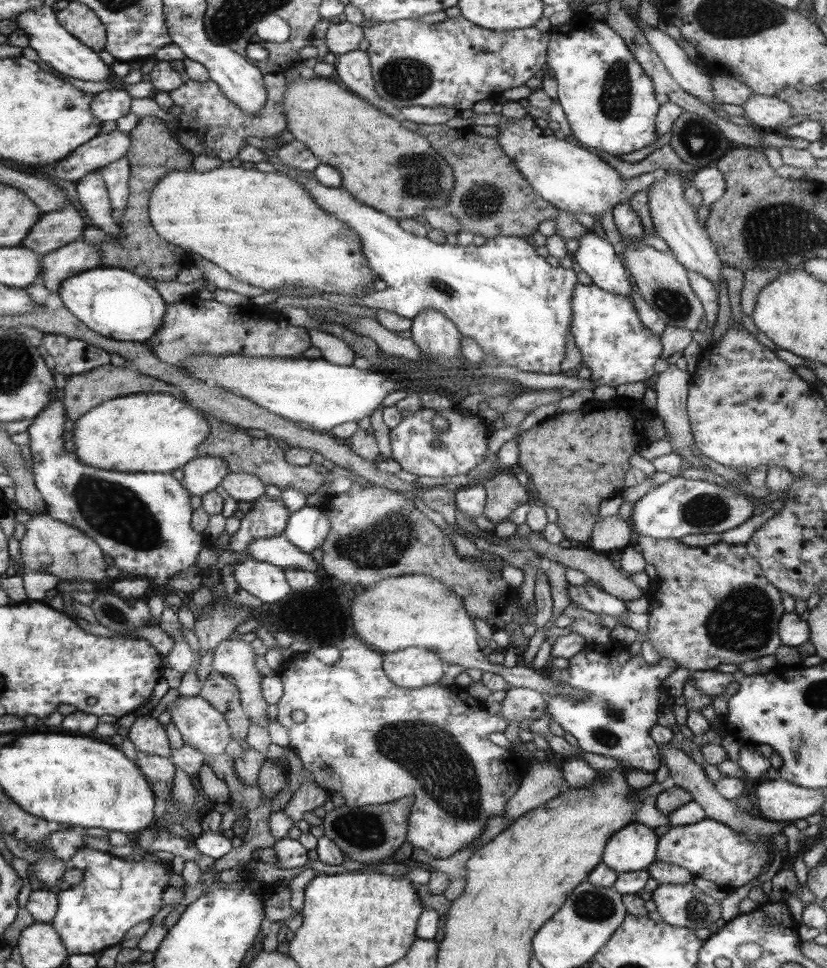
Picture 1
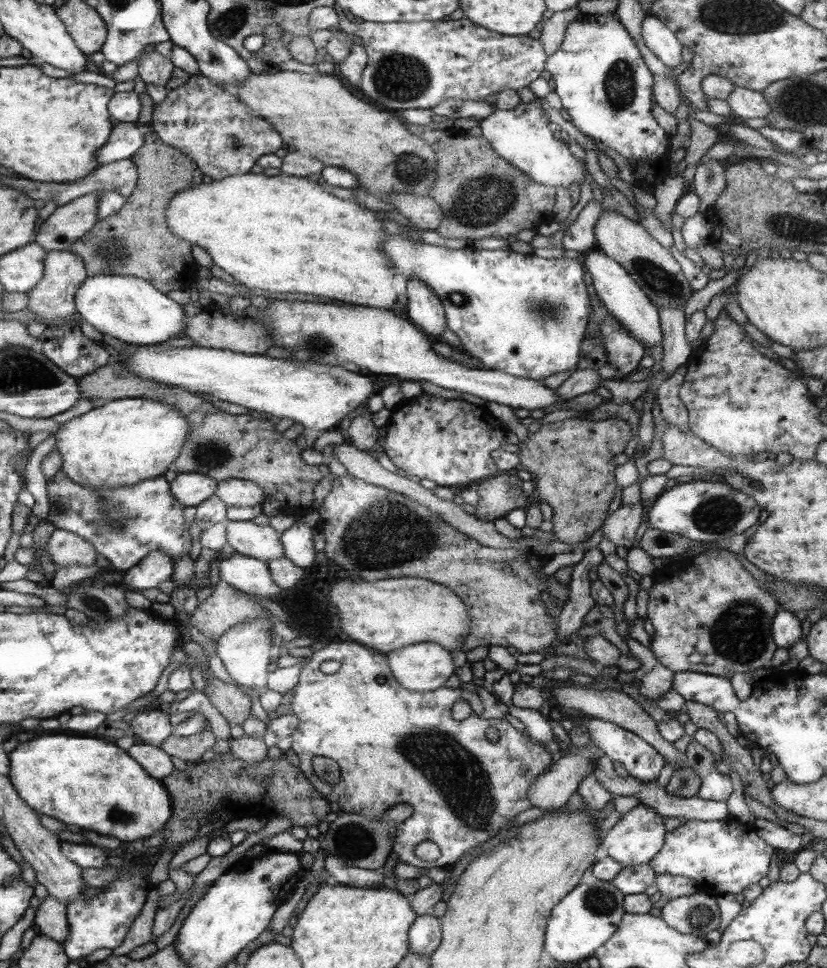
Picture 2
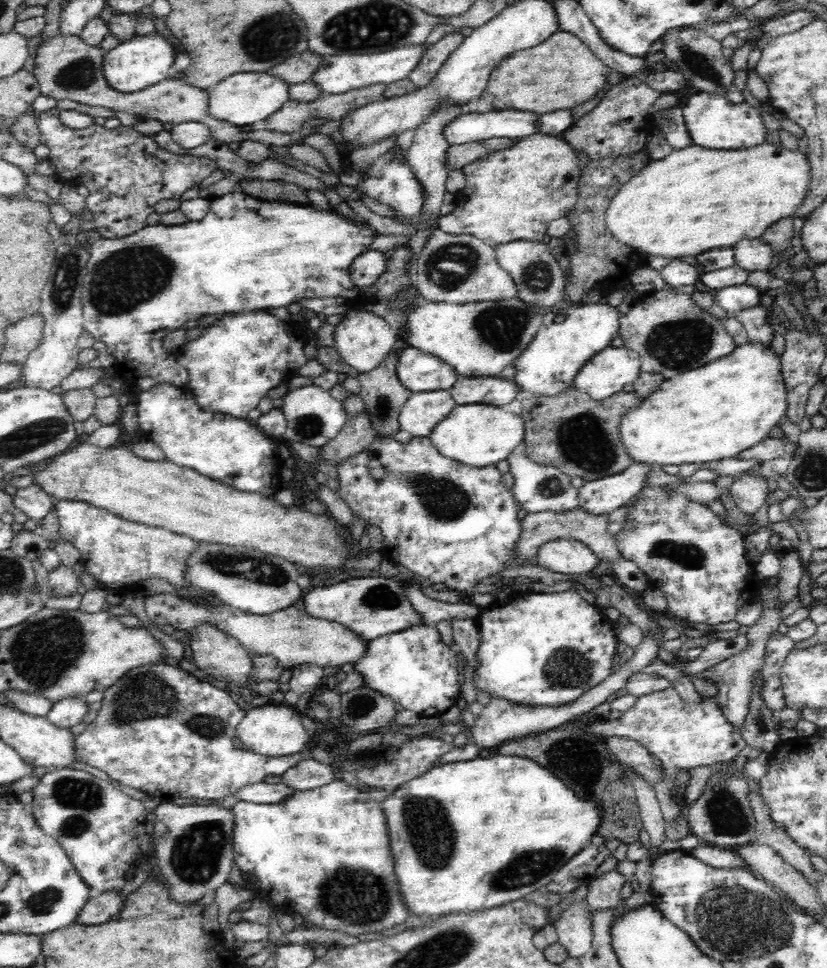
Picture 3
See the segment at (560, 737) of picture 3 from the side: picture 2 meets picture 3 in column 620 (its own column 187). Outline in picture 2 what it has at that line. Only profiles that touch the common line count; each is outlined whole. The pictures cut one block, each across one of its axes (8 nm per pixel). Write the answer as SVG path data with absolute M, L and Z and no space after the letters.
M231 752L216 755L210 762L188 763L186 770L174 769L161 779L173 800L173 812L162 831L166 849L159 852L160 860L168 864L175 853L170 849L192 841L199 828L219 818L240 820L244 816L288 817L293 826L311 826L326 820L330 802L319 793L298 766L290 764L285 756L278 760L264 759L248 764Z

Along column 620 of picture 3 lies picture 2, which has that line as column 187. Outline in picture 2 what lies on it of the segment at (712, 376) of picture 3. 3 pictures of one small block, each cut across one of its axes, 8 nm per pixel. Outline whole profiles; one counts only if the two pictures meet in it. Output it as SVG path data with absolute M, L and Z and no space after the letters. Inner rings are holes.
M123 398L115 401L108 401L104 406L100 408L93 408L89 412L82 414L78 417L73 417L70 421L65 423L59 423L60 429L56 432L56 447L60 454L62 455L63 465L61 466L62 471L64 471L74 482L80 483L81 485L88 485L89 487L119 487L131 484L136 484L141 480L148 480L149 478L156 478L158 476L163 476L172 470L172 466L175 466L175 461L181 450L187 444L187 438L189 438L189 432L191 429L191 424L189 420L179 411L175 406L170 403L163 403L160 401L155 401L154 399L145 398ZM177 472L176 478L171 482L171 491L179 503L187 507L196 506L214 494L216 482L216 479L205 474Z

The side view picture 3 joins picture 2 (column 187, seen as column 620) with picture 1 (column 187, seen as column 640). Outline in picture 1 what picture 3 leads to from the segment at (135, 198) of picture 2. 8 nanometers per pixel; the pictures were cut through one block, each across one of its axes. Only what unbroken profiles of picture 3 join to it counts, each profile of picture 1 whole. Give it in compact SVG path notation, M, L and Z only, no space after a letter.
M144 116L140 122L128 133L130 146L127 155L130 167L129 197L127 207L118 226L122 228L120 235L109 234L116 242L103 241L96 243L101 250L103 262L100 267L124 267L134 271L152 283L154 280L176 280L179 272L194 267L191 254L179 246L166 242L153 227L149 218L149 198L154 186L164 178L167 172L176 170L194 170L193 154L181 145L181 142L162 119L156 116Z

